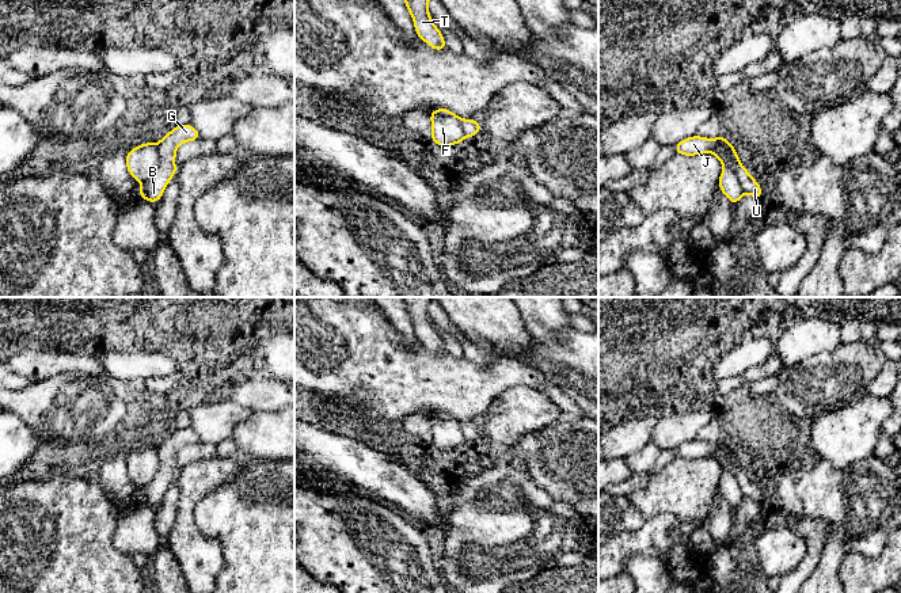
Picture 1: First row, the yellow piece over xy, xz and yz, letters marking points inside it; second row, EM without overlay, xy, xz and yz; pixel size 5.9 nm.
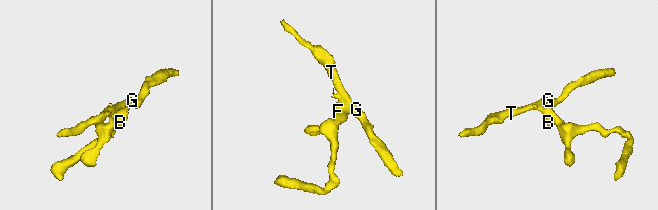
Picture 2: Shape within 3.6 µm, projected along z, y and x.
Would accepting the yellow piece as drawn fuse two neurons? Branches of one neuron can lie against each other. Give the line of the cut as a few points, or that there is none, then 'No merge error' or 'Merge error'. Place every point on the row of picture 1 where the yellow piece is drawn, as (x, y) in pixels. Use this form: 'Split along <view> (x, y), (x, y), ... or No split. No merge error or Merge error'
Split along xy (156, 144), (158, 168), (141, 183). Merge error

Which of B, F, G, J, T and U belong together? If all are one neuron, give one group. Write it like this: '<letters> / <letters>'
B G J T / F U

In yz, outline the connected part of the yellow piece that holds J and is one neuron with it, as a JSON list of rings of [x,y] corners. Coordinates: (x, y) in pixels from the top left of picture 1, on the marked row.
[[[692,136],[676,144],[676,153],[685,156],[703,155],[719,147],[725,147],[733,156],[738,157],[735,148],[723,136],[718,138]]]

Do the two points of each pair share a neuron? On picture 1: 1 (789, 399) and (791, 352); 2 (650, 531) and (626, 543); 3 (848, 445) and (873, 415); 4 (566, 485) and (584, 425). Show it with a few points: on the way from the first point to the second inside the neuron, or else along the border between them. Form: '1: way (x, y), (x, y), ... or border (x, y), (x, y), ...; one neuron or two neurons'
1: border (820, 353), (783, 368); two neurons
2: way (645, 536), (638, 543), (631, 543); one neuron
3: way (851, 438), (867, 422); one neuron
4: way (570, 470), (584, 455), (584, 440); one neuron

